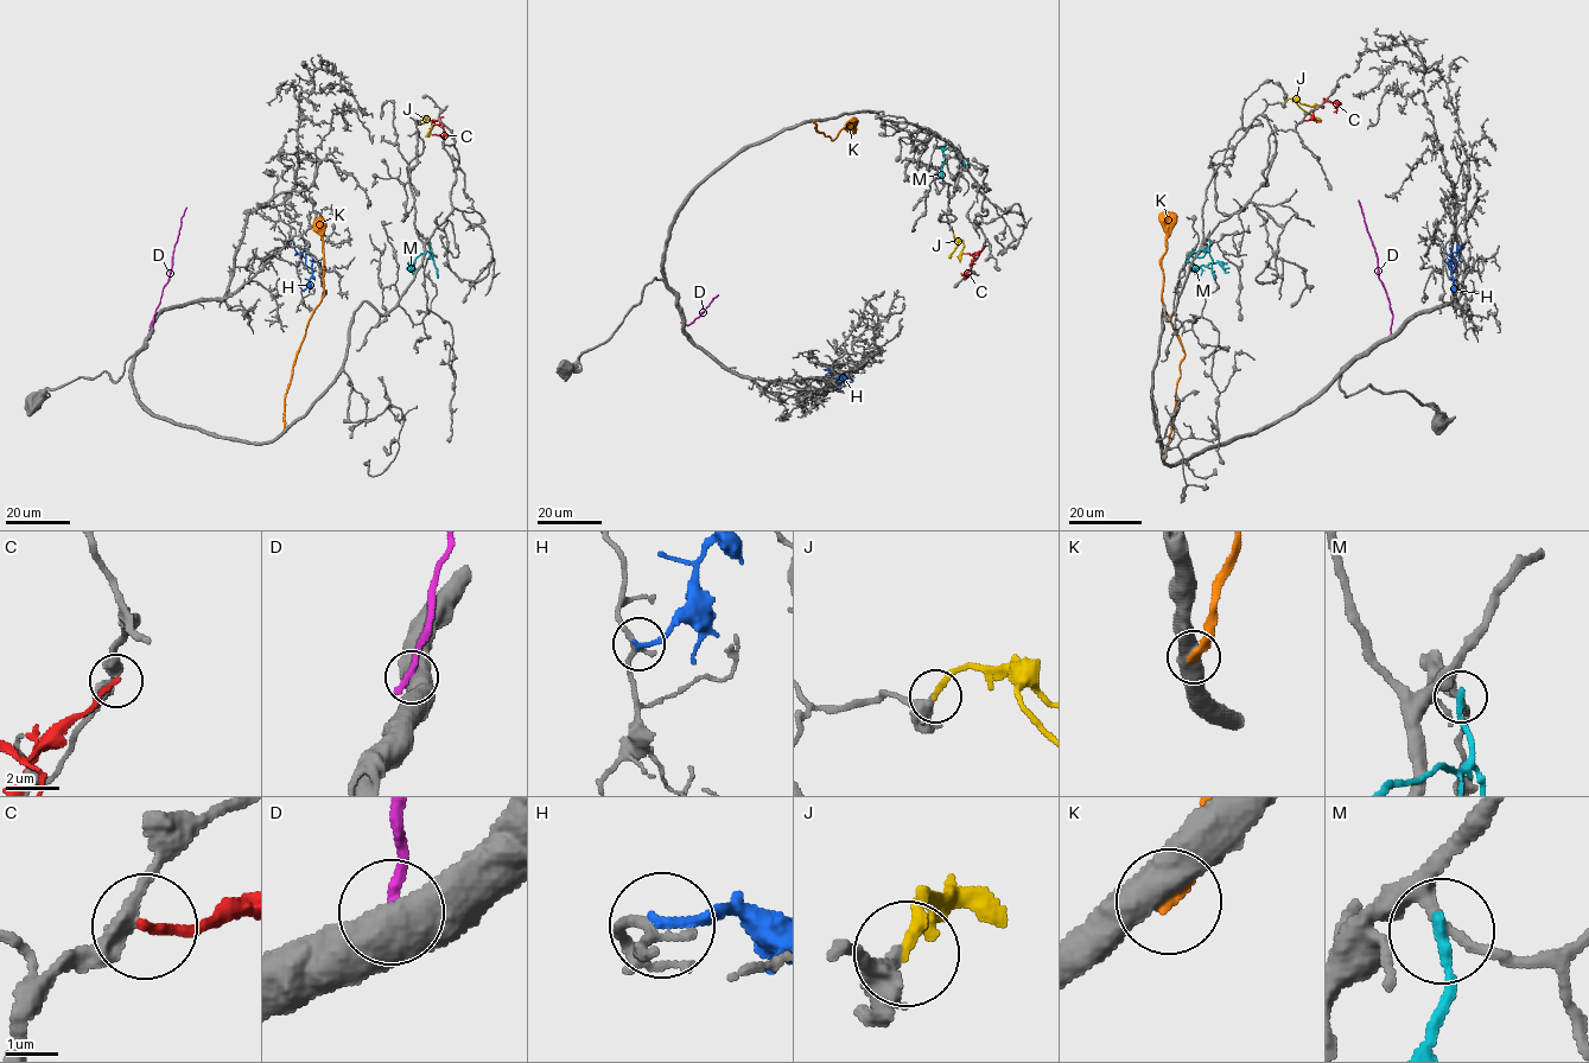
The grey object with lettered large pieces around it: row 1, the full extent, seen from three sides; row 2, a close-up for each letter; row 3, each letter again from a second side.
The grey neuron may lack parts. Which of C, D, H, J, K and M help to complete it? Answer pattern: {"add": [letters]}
{"add": ["J"]}

